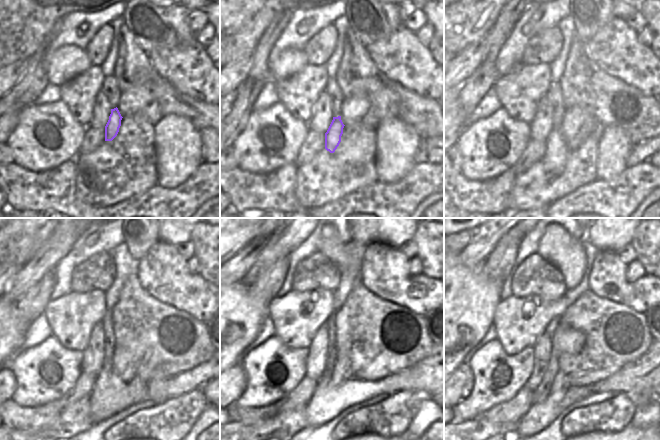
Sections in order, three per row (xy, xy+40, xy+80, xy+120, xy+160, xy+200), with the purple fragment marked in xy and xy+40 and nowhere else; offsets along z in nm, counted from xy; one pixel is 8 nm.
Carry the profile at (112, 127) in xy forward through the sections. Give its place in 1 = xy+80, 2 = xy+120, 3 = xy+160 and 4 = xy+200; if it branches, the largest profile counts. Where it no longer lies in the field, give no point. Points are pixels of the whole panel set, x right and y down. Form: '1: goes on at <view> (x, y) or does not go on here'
1: goes on at xy+80 (555, 157)
2: goes on at xy+120 (109, 395)
3: goes on at xy+160 (328, 400)
4: goes on at xy+200 (539, 415)

